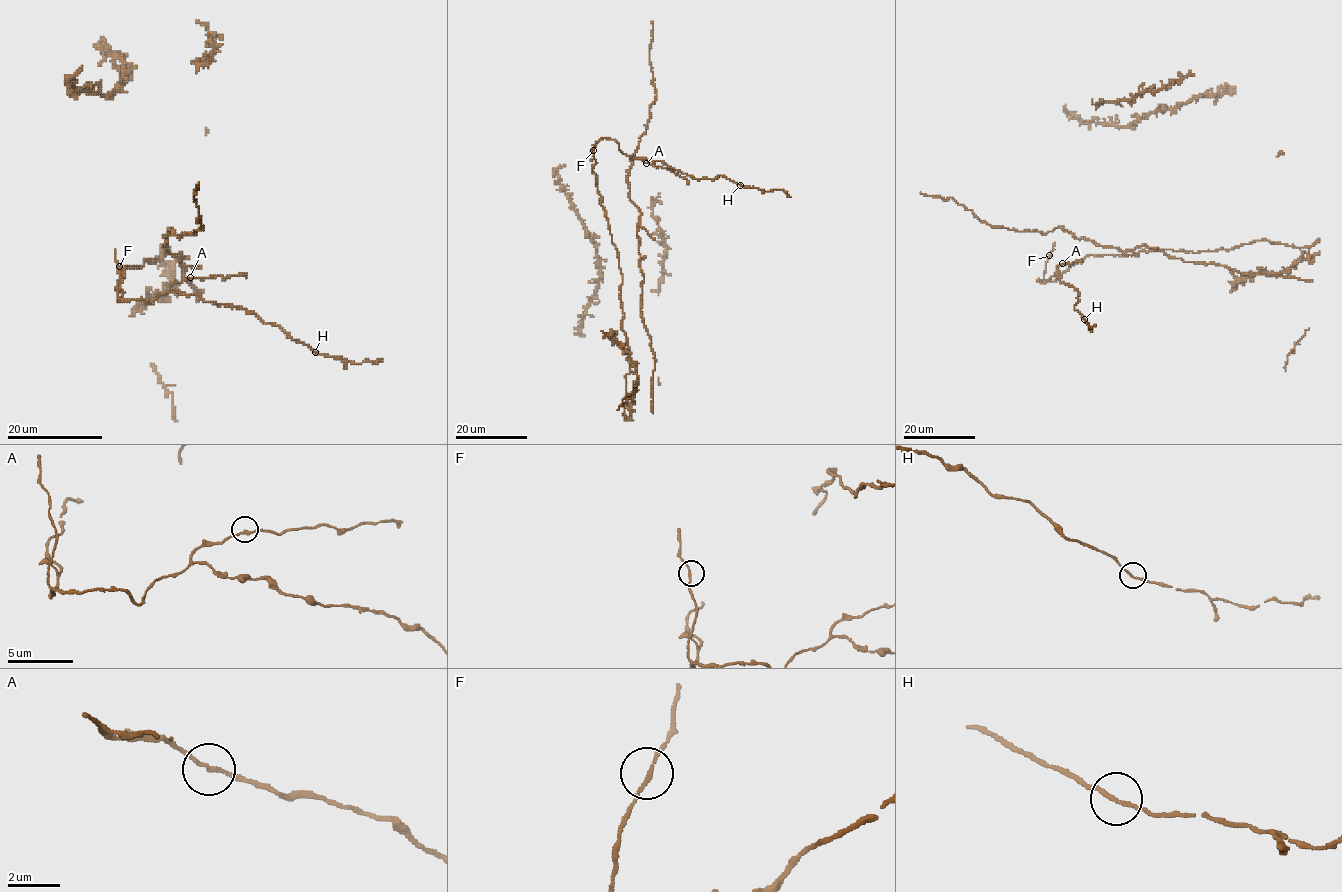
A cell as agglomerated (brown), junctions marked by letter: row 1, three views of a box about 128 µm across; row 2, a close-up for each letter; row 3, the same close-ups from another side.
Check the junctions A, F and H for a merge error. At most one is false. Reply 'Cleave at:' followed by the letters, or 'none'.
Cleave at: none

